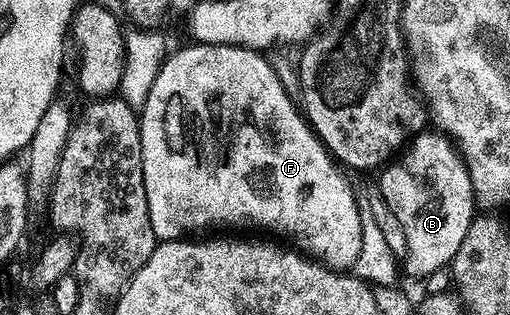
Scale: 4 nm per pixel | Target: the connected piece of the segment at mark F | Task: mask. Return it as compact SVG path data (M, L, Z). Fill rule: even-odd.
M191 43L191 48L182 48L179 52L171 51L166 57L166 61L162 64L162 69L156 74L156 82L152 82L152 90L148 90L148 102L144 102L144 106L140 110L140 127L142 129L142 173L144 174L144 190L148 198L148 214L152 218L152 230L155 237L159 241L163 240L181 240L189 237L191 234L198 234L201 228L263 228L266 232L275 232L278 236L287 236L291 240L289 243L293 245L297 251L315 259L319 264L325 264L328 268L335 270L353 269L354 263L360 258L361 250L361 222L360 214L357 210L357 202L355 200L355 189L350 189L350 184L346 181L347 173L332 159L329 152L322 145L318 135L315 134L313 128L310 127L305 115L300 111L299 105L293 104L288 98L288 94L284 94L284 86L280 86L280 78L276 78L276 74L272 70L269 59L261 51L252 48L237 48L231 44L199 44Z

